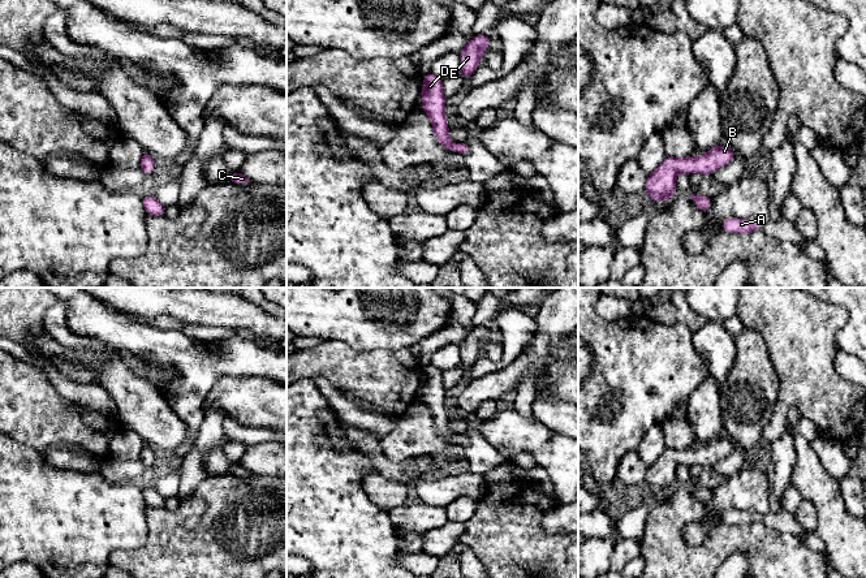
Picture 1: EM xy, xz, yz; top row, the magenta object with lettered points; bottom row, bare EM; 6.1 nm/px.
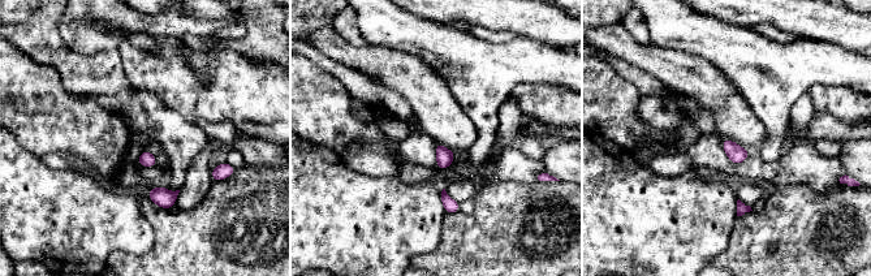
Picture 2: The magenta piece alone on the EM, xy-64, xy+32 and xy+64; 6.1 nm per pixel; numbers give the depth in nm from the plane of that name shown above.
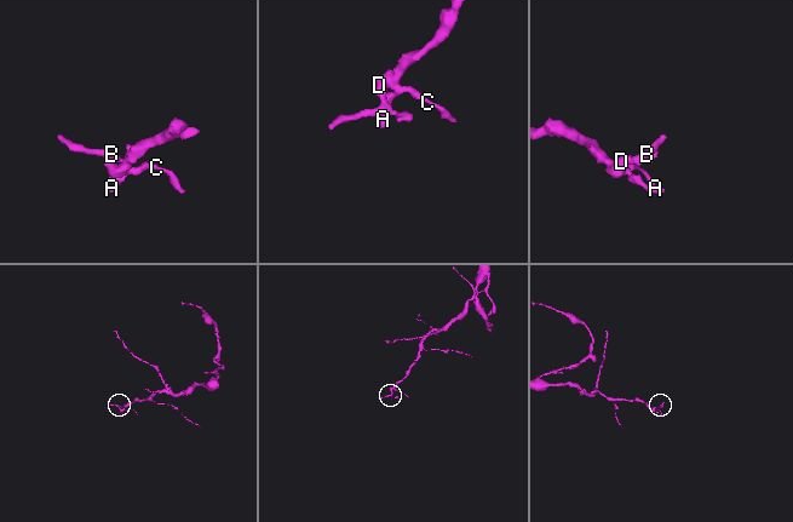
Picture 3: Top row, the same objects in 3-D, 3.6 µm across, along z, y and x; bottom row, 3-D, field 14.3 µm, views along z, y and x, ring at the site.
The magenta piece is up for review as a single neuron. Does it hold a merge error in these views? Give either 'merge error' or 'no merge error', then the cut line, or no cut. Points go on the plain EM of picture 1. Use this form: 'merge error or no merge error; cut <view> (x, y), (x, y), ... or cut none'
no merge error; cut none

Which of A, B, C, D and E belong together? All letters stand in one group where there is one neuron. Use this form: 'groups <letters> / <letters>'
groups A B C D E

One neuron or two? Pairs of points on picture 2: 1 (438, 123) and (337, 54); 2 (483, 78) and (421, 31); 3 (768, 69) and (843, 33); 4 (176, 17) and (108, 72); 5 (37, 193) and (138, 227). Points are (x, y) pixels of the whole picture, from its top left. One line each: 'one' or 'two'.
1: one
2: one
3: two
4: two
5: one

